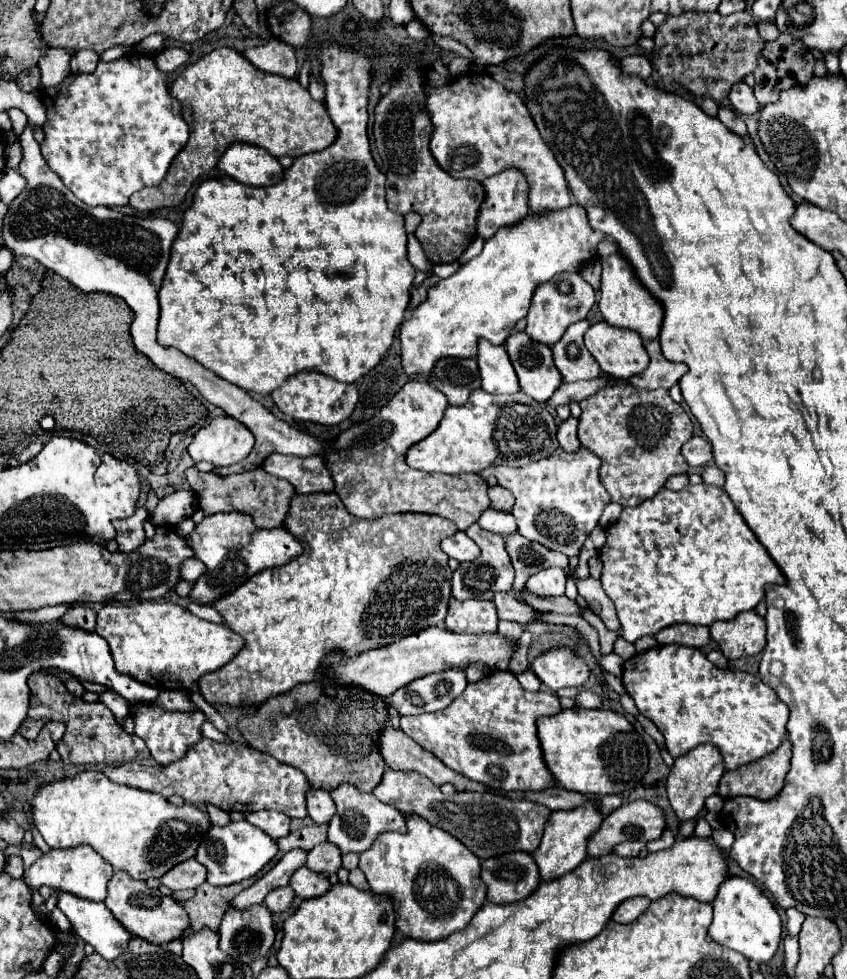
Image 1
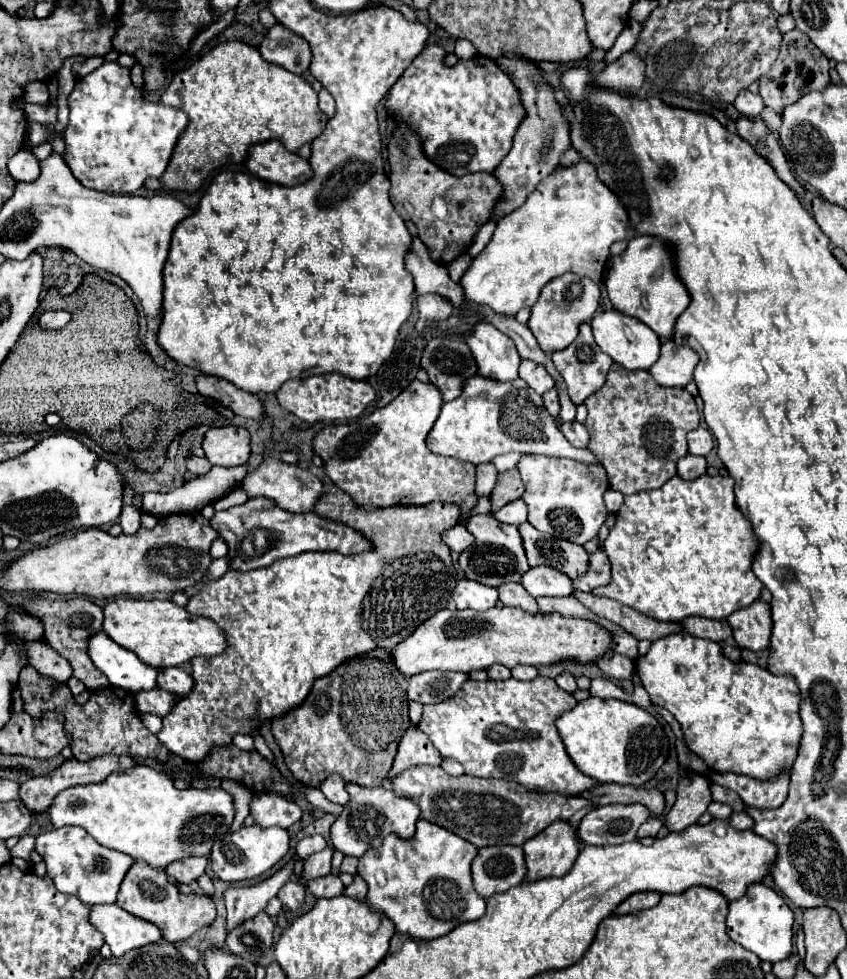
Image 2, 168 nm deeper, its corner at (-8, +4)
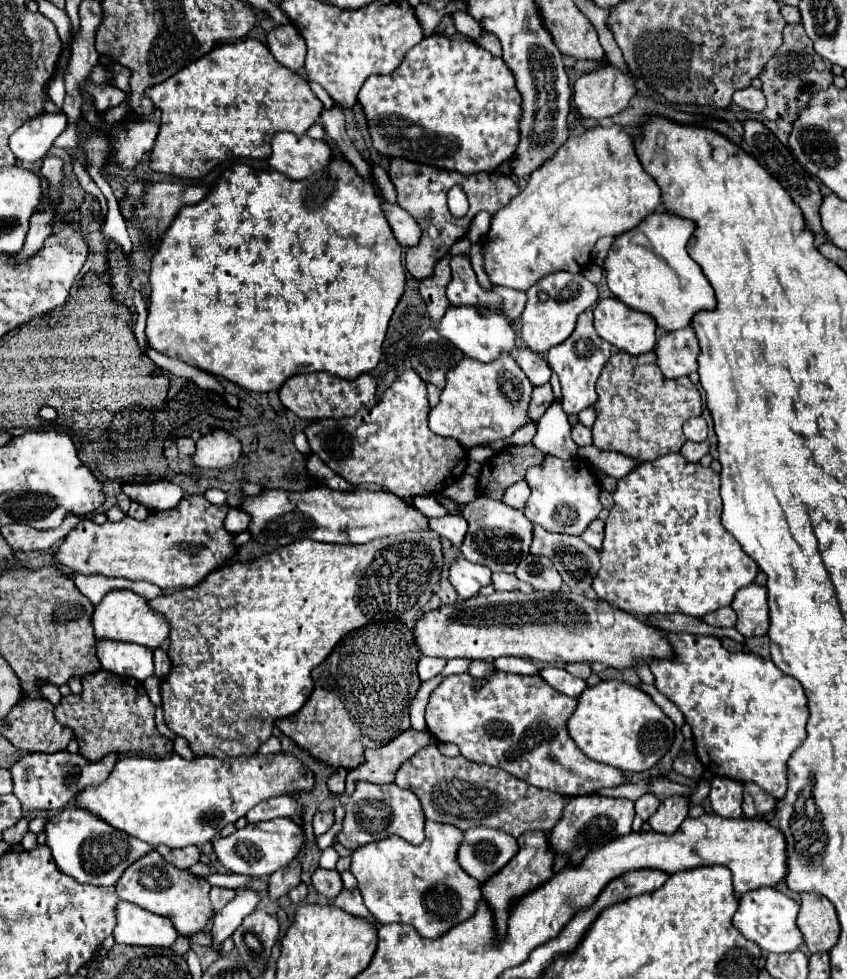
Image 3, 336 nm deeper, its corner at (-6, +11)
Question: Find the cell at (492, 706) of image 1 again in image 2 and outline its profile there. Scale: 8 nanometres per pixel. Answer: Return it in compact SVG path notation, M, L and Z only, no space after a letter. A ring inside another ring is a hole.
M537 676L537 680L465 680L457 696L449 700L429 704L423 710L423 718L419 728L431 738L435 748L441 752L443 758L455 758L463 764L465 774L479 776L479 778L505 778L517 782L535 792L557 792L557 794L583 794L589 788L597 786L597 780L589 780L583 772L577 772L577 766L569 760L565 746L561 744L561 736L555 728L555 720L571 710L577 704L573 694L561 690L553 678Z

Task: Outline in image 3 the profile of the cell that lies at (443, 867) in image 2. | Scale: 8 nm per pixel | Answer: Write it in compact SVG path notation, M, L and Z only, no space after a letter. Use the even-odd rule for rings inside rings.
M425 821L425 841L421 845L411 845L401 837L387 837L355 849L351 873L359 883L369 913L381 925L411 925L427 939L439 937L457 923L469 919L483 893L481 883L469 877L457 861L461 843L463 831L445 823Z

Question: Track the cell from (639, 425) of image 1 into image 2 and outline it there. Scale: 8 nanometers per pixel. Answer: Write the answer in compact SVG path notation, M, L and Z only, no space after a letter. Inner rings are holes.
M613 364L601 390L585 400L589 410L589 450L607 470L609 486L621 494L661 488L677 474L677 460L687 454L687 432L699 426L699 412L693 396L683 388L659 386L647 370L625 372Z

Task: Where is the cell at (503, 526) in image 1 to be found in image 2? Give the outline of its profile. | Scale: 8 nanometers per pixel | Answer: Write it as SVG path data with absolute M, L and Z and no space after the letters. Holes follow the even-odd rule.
M521 498L513 500L513 502L505 504L499 512L495 512L495 518L499 522L507 522L507 524L519 526L519 524L527 522L527 506L525 506L525 502Z

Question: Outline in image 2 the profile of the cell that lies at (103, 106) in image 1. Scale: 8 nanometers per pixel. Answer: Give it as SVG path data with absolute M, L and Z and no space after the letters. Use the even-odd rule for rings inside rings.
M103 62L97 70L79 78L69 94L69 110L69 124L65 128L65 160L69 168L83 186L111 194L133 194L149 176L159 178L169 164L177 138L189 122L185 112L145 100L143 92L131 84L129 68L117 62Z

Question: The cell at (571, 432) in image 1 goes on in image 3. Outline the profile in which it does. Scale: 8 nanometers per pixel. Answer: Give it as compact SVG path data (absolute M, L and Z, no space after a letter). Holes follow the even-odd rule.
M581 423L573 425L571 437L573 437L573 441L575 441L577 445L591 445L591 443L593 443L593 441L591 441L591 429L585 427L585 425L581 425Z

